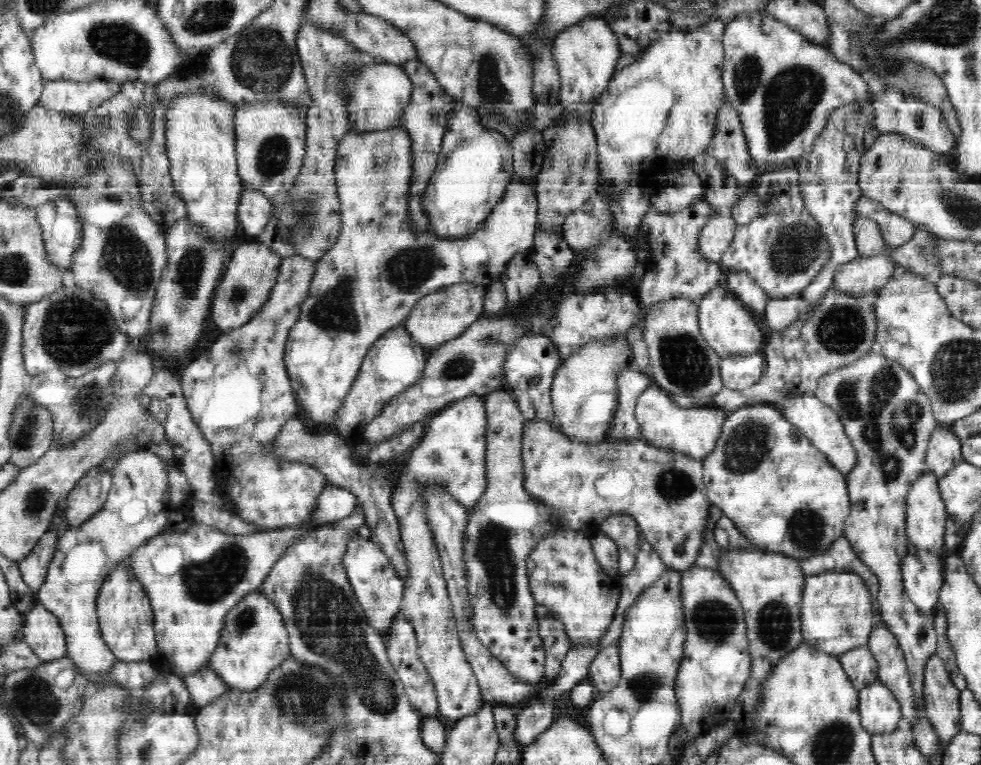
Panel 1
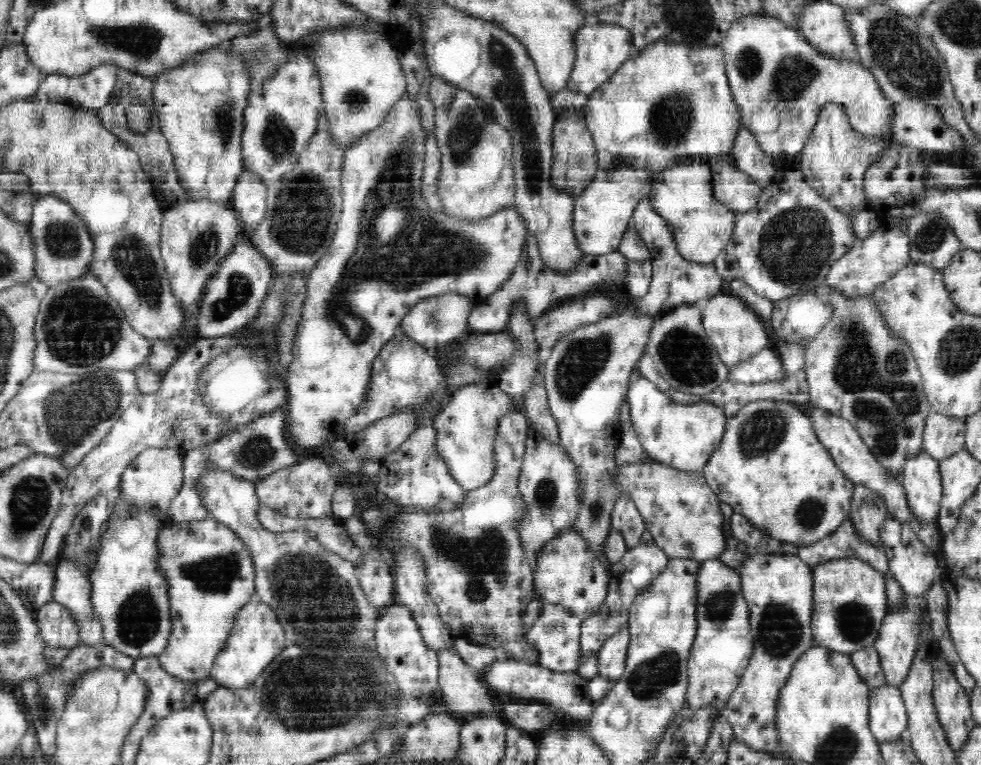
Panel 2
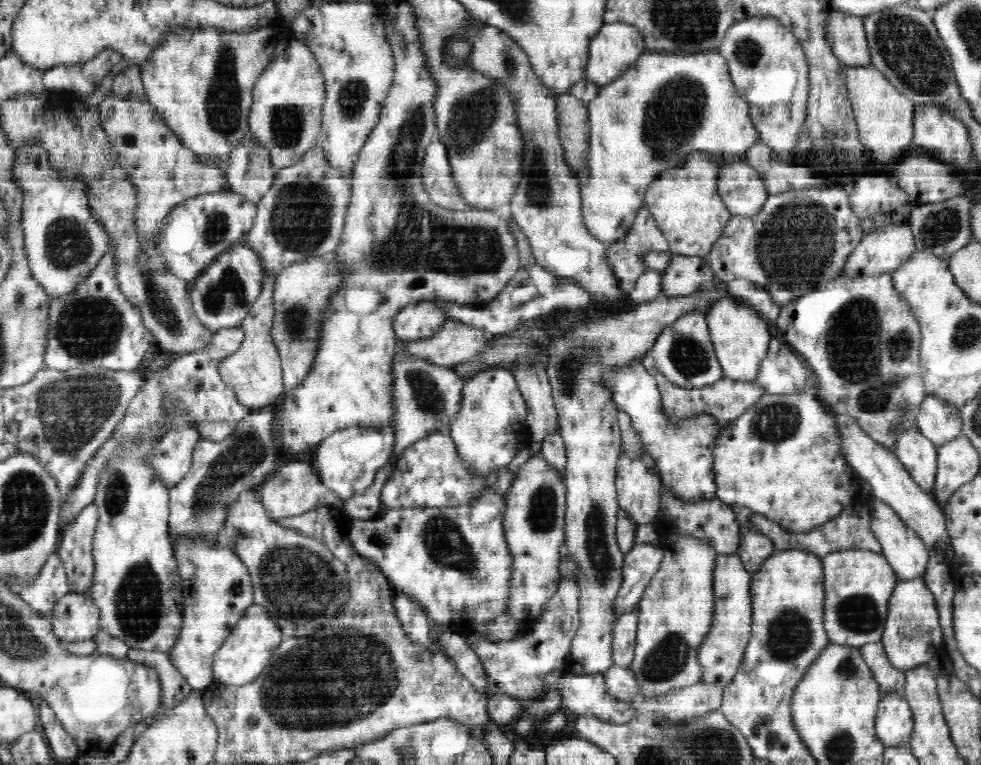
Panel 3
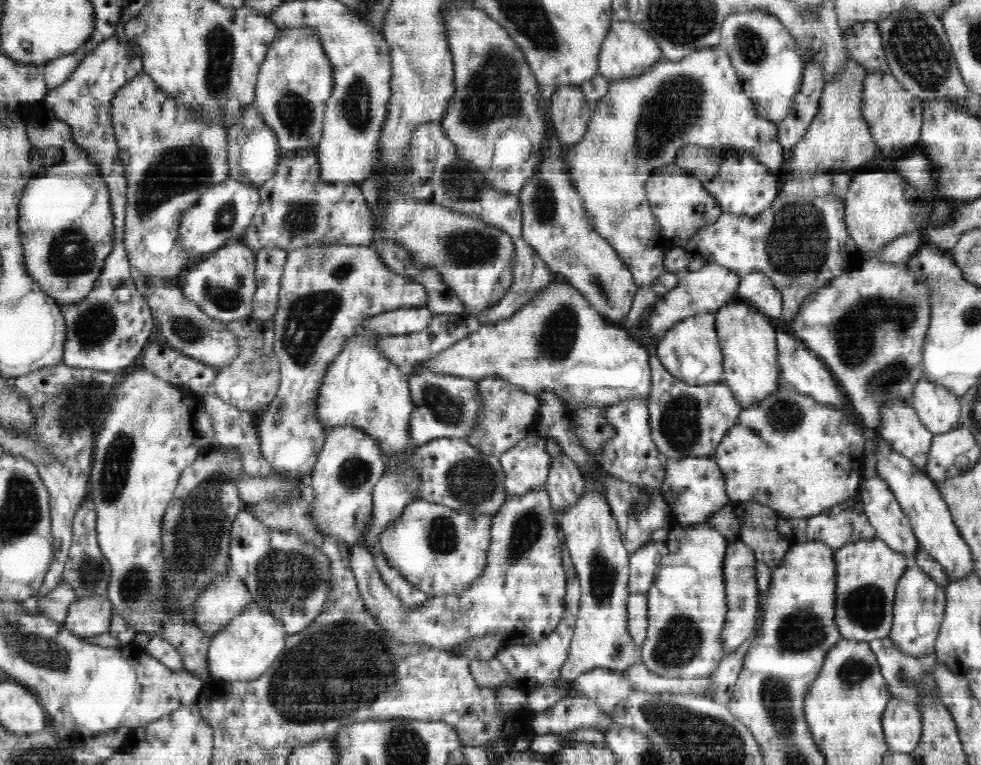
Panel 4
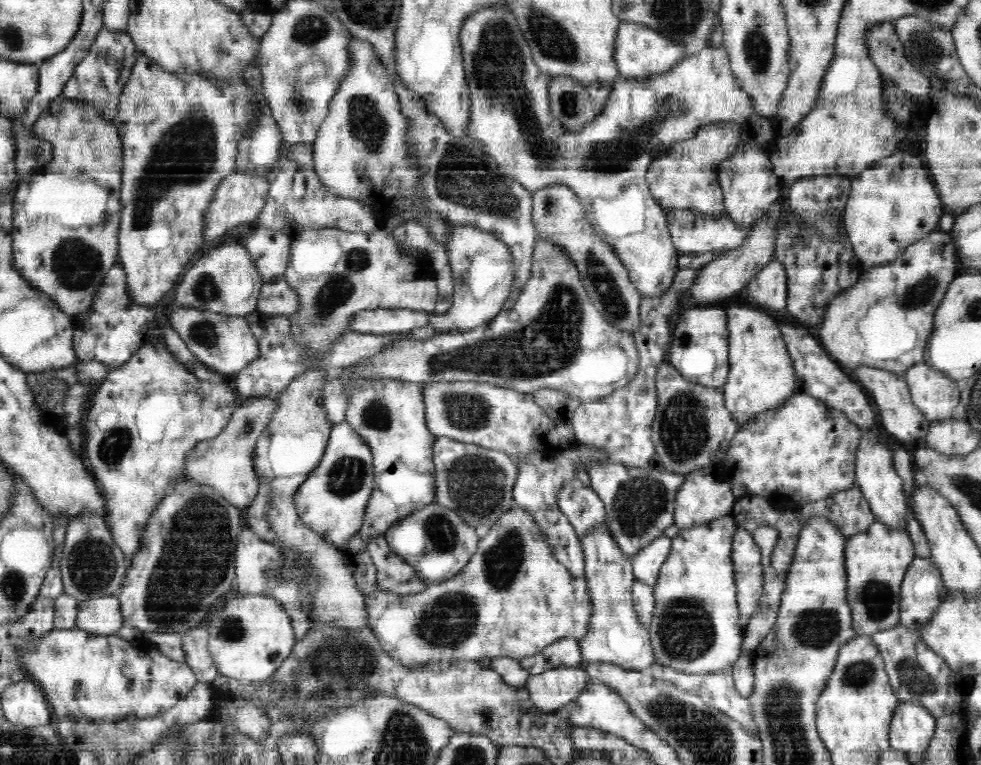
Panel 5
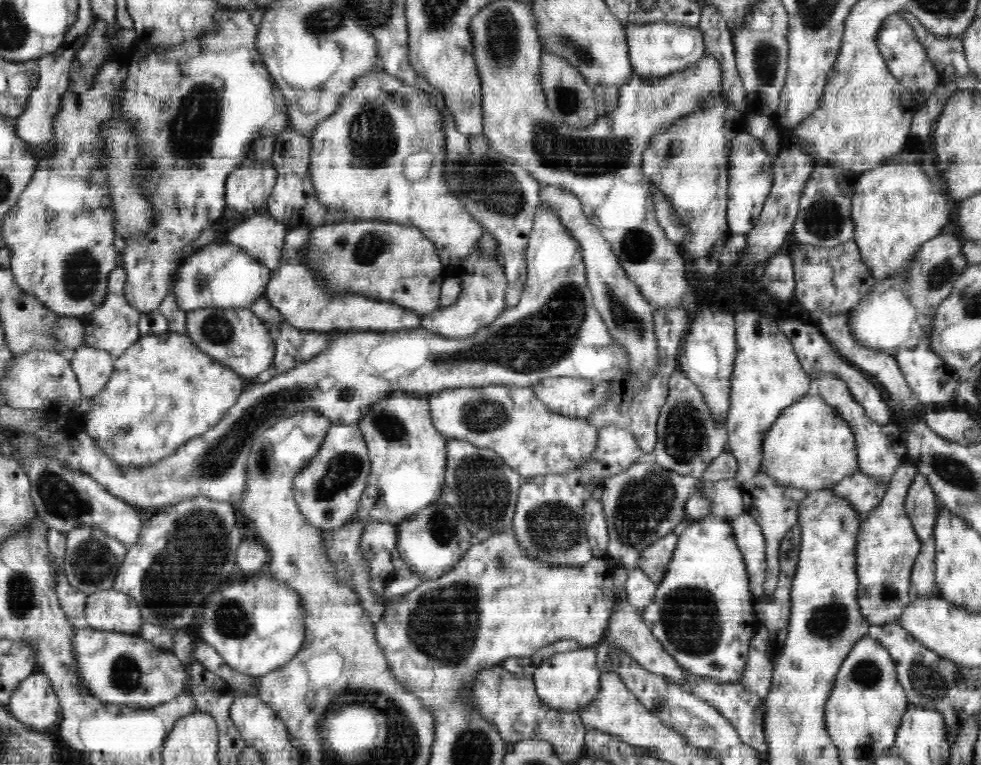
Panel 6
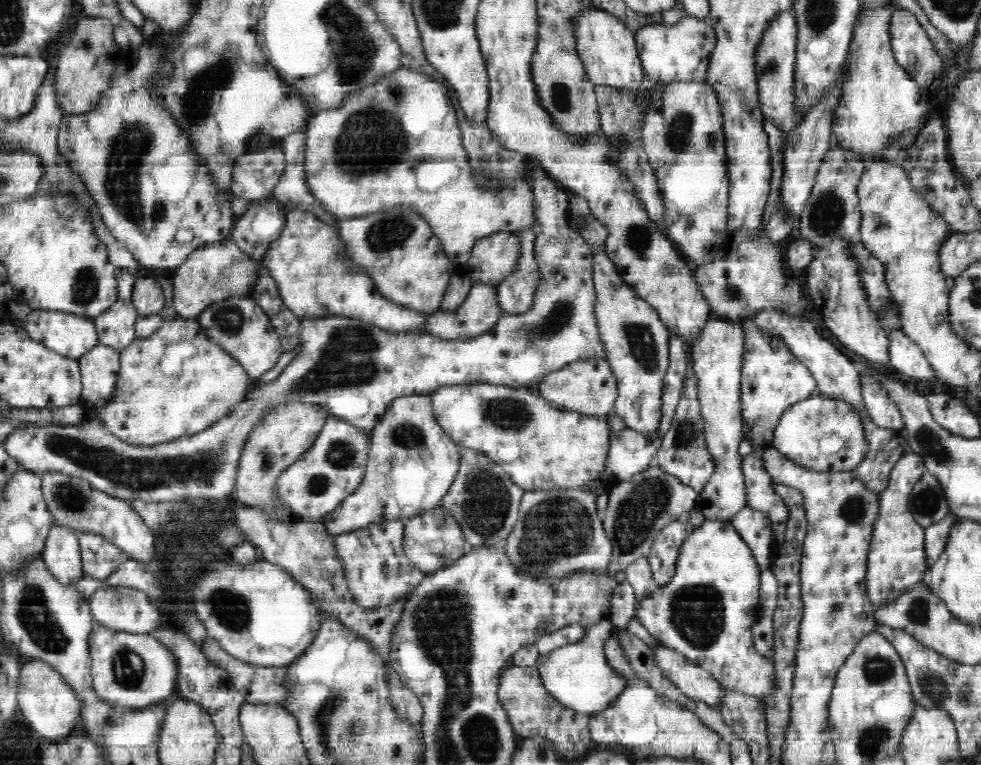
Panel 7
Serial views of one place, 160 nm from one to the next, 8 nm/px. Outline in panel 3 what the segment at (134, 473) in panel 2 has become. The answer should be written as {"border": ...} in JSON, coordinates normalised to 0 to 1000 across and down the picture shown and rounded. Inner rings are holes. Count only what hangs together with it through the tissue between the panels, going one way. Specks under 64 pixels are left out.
{"border":[[[195,557],[175,559],[165,578],[155,586],[149,603],[159,613],[163,626],[173,641],[196,612],[199,580],[204,575],[202,561]]]}

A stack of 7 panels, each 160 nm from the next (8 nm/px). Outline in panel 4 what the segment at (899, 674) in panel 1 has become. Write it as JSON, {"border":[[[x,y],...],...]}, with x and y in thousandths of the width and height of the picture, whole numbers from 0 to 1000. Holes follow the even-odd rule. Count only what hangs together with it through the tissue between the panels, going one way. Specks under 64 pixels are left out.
{"border":[[[935,737],[928,741],[917,754],[912,774],[910,817],[905,833],[922,854],[940,856],[952,854],[952,839],[958,824],[965,788],[964,773],[958,769]]]}

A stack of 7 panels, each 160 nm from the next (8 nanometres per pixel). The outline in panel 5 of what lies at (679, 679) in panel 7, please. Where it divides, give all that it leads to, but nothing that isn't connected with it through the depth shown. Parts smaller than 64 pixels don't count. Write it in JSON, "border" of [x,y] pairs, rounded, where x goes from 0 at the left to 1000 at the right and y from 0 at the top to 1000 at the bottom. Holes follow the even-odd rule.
{"border":[[[618,682],[614,690],[597,695],[594,707],[594,722],[597,723],[595,752],[598,753],[598,770],[602,779],[601,826],[595,837],[590,838],[593,848],[593,871],[606,865],[630,868],[635,875],[661,875],[669,871],[668,851],[664,833],[657,817],[647,799],[643,769],[647,759],[644,733],[630,716],[628,703],[621,695]]]}

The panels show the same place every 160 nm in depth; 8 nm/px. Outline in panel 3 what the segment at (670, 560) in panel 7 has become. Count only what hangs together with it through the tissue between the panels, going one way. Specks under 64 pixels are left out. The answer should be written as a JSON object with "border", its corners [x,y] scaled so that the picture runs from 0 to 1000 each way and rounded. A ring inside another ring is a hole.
{"border":[[[646,705],[646,714],[635,729],[635,762],[631,769],[632,784],[628,784],[631,805],[648,796],[656,770],[673,742],[676,729],[676,712],[652,711]]]}

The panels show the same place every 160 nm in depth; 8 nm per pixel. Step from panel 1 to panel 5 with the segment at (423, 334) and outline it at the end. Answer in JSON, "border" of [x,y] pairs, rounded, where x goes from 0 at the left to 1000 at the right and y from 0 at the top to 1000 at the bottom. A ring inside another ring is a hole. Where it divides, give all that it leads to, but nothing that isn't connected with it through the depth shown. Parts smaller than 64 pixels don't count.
{"border":[[[371,404],[355,416],[357,433],[380,438],[409,438],[437,424],[440,410],[417,404]]]}

